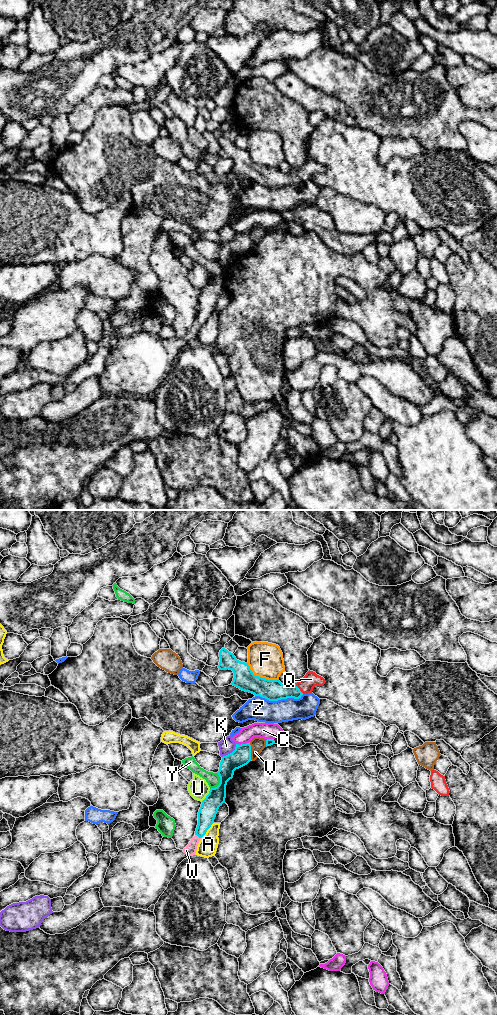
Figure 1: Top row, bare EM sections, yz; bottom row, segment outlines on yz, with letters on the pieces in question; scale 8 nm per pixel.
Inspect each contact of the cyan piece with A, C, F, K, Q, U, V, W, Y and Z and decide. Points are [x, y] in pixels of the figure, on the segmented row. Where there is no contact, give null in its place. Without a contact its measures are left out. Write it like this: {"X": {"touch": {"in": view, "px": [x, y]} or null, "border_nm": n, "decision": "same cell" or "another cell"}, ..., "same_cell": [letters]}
{"A": {"touch": {"in": "yz", "px": [207, 829]}, "border_nm": 170, "decision": "another cell"}, "C": {"touch": {"in": "yz", "px": [242, 744]}, "border_nm": 110, "decision": "another cell"}, "F": {"touch": {"in": "yz", "px": [260, 677]}, "border_nm": 300, "decision": "another cell"}, "K": {"touch": {"in": "yz", "px": [230, 753]}, "border_nm": 160, "decision": "another cell"}, "Q": {"touch": {"in": "yz", "px": [298, 688]}, "border_nm": 120, "decision": "same cell"}, "U": {"touch": {"in": "yz", "px": [207, 795]}, "border_nm": 130, "decision": "another cell"}, "V": {"touch": {"in": "yz", "px": [250, 751]}, "border_nm": 140, "decision": "another cell"}, "W": {"touch": {"in": "yz", "px": [198, 836]}, "border_nm": 60, "decision": "same cell"}, "Y": {"touch": {"in": "yz", "px": [220, 782]}, "border_nm": 160, "decision": "another cell"}, "Z": {"touch": {"in": "yz", "px": [279, 699]}, "border_nm": 400, "decision": "another cell"}, "same_cell": ["Q", "W"]}

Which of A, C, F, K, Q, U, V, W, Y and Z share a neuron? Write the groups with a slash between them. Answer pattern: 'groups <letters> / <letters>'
groups A / C / F / K / Q W / U / V / Y / Z

